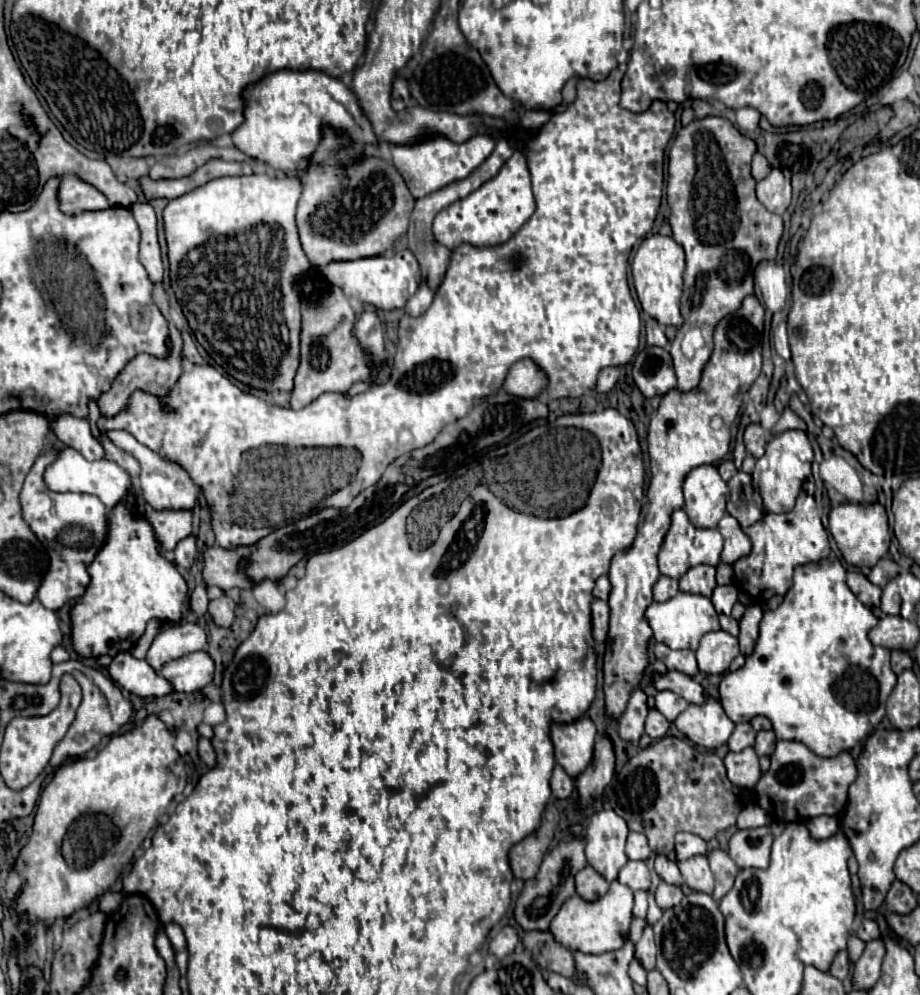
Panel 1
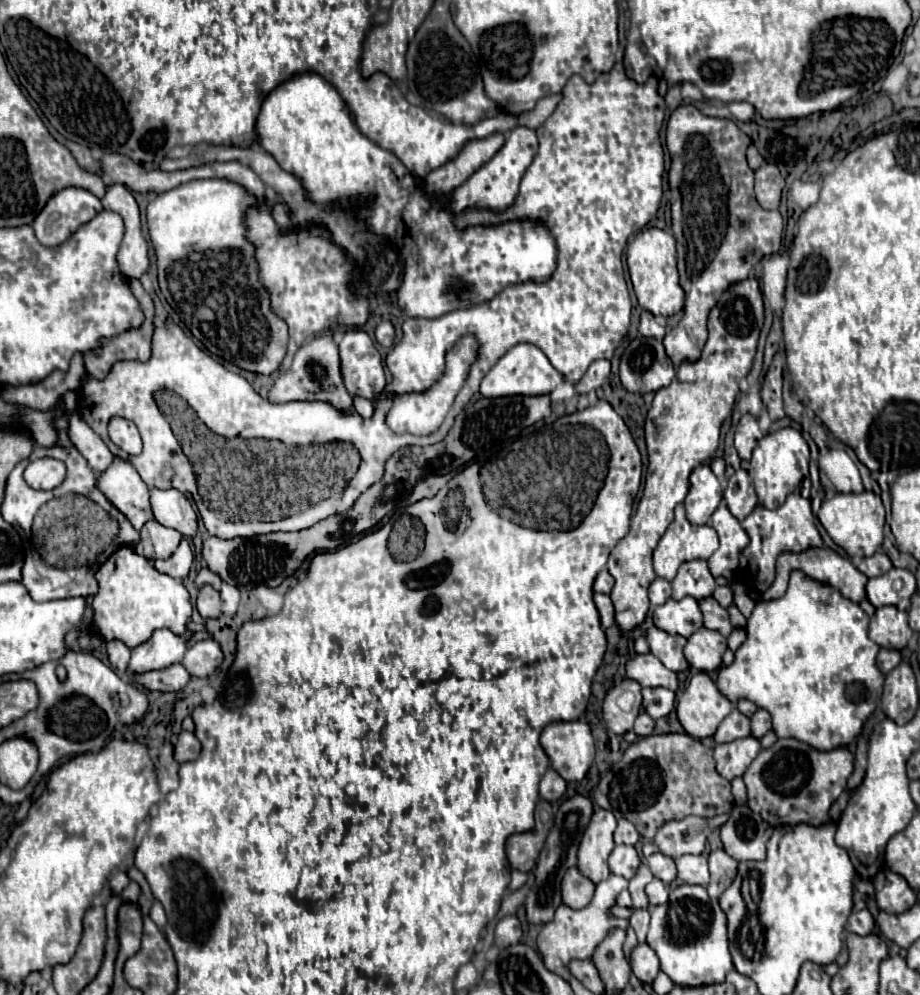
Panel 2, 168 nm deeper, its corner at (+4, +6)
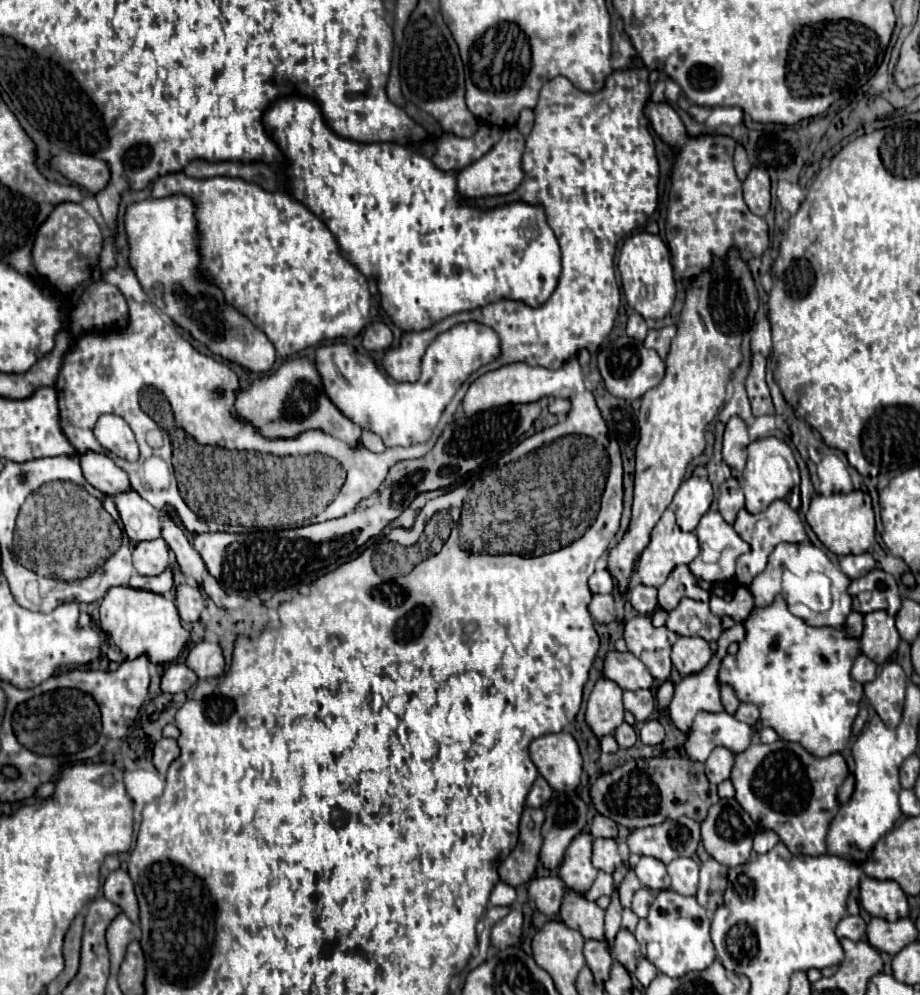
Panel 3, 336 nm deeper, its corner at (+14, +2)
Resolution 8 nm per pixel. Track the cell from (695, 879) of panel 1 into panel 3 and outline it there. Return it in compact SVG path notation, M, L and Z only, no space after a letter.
M676 858L668 864L668 874L672 878L670 890L694 896L698 890L698 864L692 858Z

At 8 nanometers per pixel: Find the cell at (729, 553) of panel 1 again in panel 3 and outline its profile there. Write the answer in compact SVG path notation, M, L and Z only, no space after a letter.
M708 510L702 518L700 524L696 528L696 536L700 542L700 554L690 562L690 570L696 578L708 580L708 582L718 582L718 580L732 580L734 578L734 566L736 566L736 558L740 554L746 552L748 544L734 532L734 528L730 524L724 522L724 518L714 512Z

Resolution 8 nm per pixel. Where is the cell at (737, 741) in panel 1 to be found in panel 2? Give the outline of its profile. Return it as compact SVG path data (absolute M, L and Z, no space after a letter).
M736 708L720 722L718 730L714 732L714 742L724 744L732 742L736 738L748 738L750 736L750 718L740 714Z

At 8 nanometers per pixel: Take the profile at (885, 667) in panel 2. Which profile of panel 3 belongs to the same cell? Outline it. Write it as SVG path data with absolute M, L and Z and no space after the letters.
M860 654L852 666L852 678L856 682L864 684L864 682L870 682L872 678L876 678L876 670L878 670L876 662L872 662L868 656Z

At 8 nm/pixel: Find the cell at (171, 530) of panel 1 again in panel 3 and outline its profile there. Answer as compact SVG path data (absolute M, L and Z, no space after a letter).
M162 538L136 542L132 548L132 556L134 556L134 568L138 570L138 574L144 576L156 576L170 564L168 546Z

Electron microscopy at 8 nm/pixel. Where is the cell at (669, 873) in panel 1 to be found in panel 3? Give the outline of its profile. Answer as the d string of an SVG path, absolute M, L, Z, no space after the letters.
M640 858L640 862L634 868L638 880L642 886L650 890L666 890L670 888L670 878L666 872L666 866L662 862L656 862L656 858Z

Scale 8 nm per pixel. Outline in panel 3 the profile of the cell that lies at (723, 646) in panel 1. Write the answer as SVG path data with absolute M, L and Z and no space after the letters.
M678 636L672 646L672 664L680 672L680 676L696 674L708 666L712 660L712 650L708 642L700 636Z

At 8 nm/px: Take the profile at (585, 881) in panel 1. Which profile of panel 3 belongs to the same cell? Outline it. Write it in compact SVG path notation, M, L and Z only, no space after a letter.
M558 876L534 878L528 888L530 898L536 902L538 910L546 916L556 916L560 912L566 892L568 892L568 886Z

